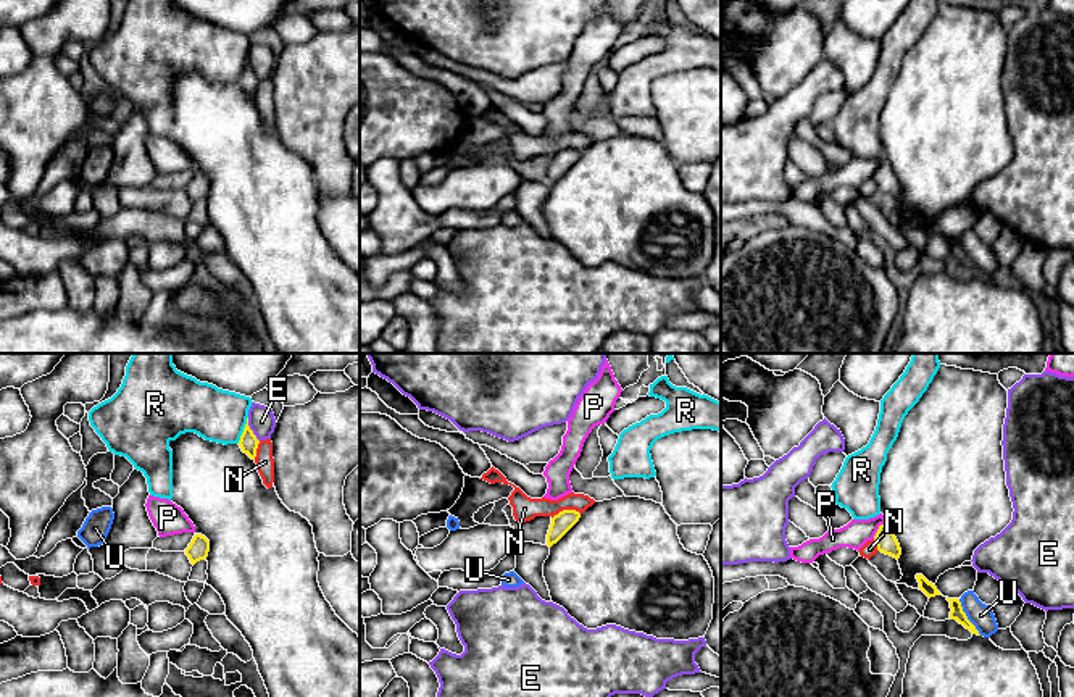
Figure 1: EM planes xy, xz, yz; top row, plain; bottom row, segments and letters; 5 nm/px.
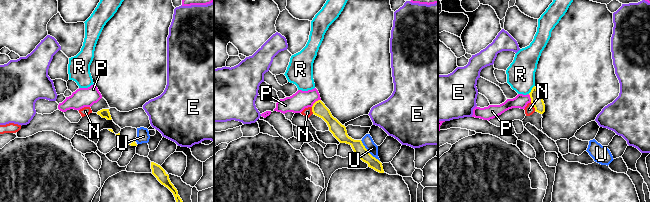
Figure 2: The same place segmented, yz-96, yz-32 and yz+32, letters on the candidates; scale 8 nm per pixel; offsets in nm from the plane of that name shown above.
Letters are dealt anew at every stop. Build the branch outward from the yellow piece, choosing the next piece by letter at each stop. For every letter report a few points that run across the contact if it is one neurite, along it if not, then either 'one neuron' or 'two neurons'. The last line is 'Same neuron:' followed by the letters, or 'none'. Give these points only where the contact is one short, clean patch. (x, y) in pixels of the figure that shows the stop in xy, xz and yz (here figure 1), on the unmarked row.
E: xy (247, 57), (247, 63), (258, 79) | two neurons
N: two neurons
P: yz (886, 160), (873, 176) | two neurons
R: two neurons
U: yz (958, 237), (966, 257), (981, 273) | two neurons
Same neuron: none

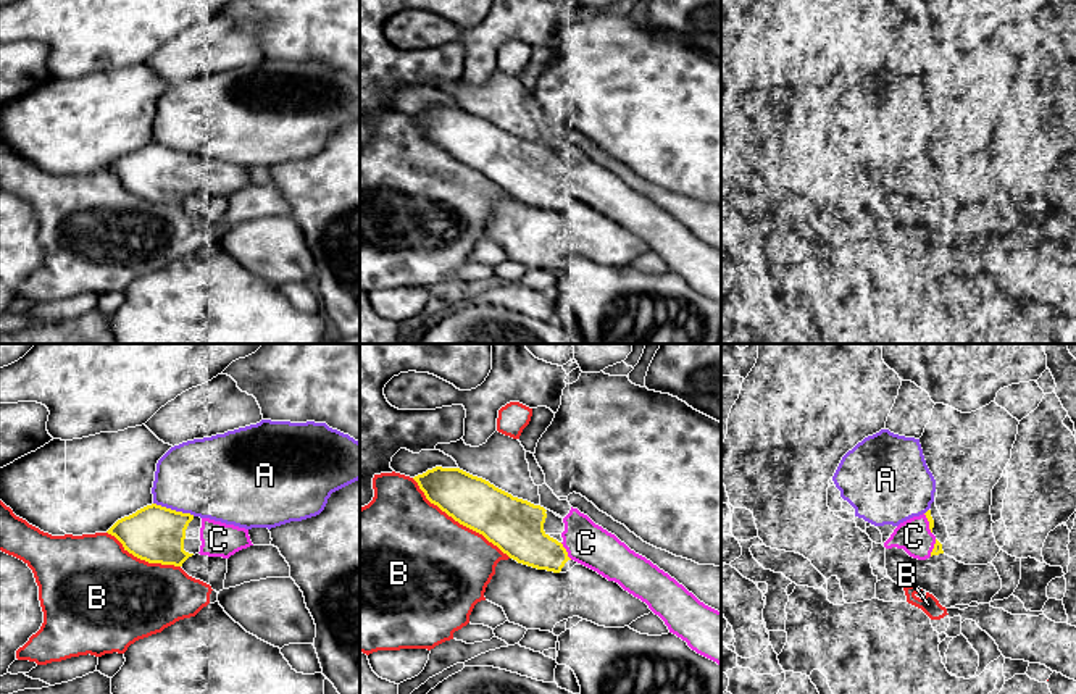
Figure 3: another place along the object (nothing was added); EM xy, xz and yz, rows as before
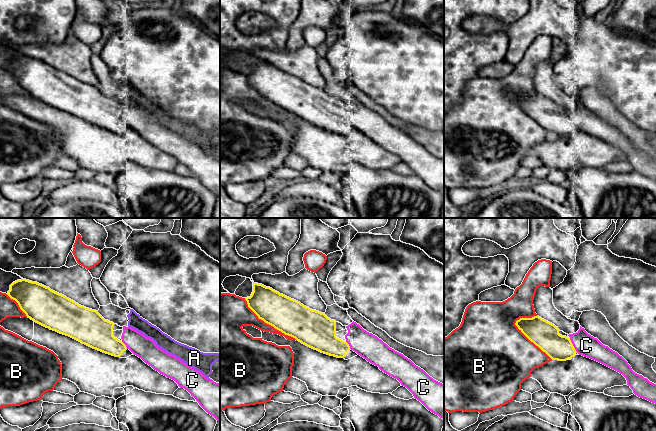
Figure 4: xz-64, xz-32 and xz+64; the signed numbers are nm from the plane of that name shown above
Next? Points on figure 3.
A: two neurons
B: two neurons
C: one neuron
Same neuron: C

